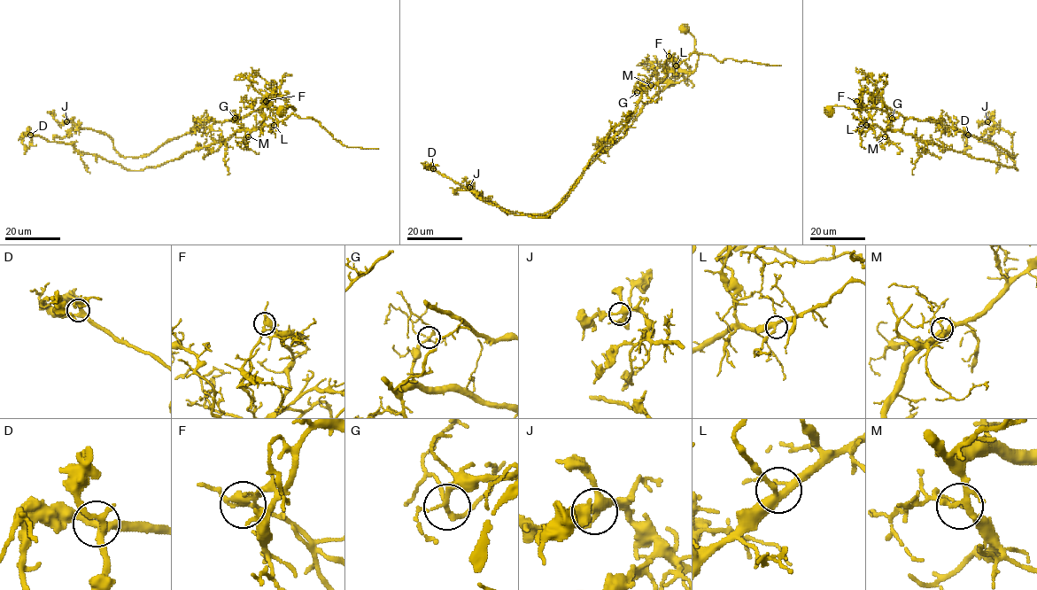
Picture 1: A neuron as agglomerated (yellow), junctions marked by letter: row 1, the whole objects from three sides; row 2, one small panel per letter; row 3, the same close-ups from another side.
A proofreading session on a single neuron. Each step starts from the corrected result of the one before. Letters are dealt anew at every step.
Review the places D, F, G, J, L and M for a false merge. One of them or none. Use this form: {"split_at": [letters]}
{"split_at": ["F"]}

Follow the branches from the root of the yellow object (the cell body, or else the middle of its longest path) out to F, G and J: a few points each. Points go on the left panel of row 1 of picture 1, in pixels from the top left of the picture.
F: (282, 111), (289, 105), (296, 109), (288, 107), (282, 98), (270, 94), (272, 92), (272, 97), (266, 101)
G: (282, 111), (289, 105), (296, 109), (266, 104), (241, 120), (238, 130), (241, 130), (243, 127), (235, 118)
J: (282, 111), (296, 109), (266, 104), (243, 117), (197, 128), (140, 157), (123, 157), (104, 134), (66, 121)

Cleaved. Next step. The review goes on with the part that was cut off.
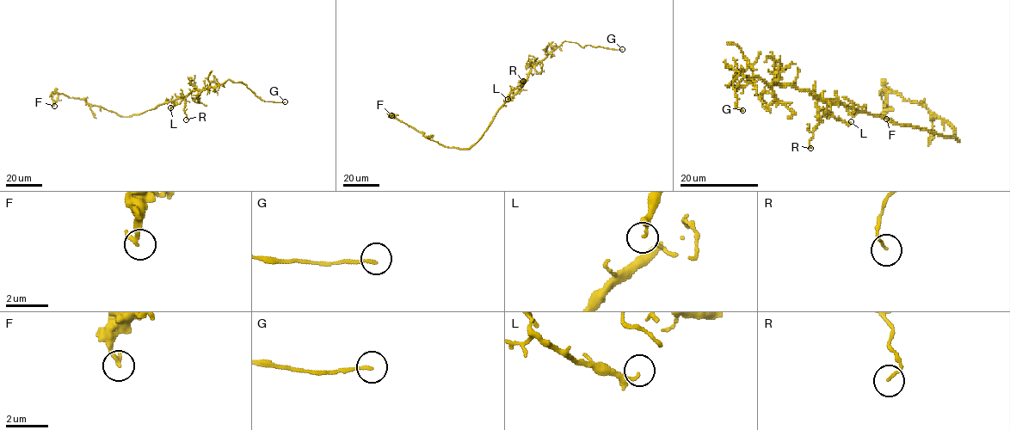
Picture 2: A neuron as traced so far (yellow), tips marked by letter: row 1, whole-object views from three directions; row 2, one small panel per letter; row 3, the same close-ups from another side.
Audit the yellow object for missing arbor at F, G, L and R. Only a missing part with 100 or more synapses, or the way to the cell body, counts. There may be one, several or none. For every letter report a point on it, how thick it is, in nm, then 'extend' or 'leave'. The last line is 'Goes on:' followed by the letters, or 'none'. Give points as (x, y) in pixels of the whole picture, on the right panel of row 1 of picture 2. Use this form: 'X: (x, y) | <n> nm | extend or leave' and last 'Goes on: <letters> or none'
F: (886, 119) | 220 nm | leave
G: (742, 110) | 130 nm | extend
L: (851, 121) | 220 nm | leave
R: (810, 148) | 100 nm | leave
Goes on: G

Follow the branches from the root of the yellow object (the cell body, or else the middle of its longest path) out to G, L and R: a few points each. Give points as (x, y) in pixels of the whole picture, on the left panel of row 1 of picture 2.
G: (164, 103), (184, 98), (192, 90), (220, 85), (228, 79), (243, 82), (263, 101), (285, 101)
L: (164, 103), (181, 98), (170, 107)
R: (164, 103), (185, 97), (186, 119)

